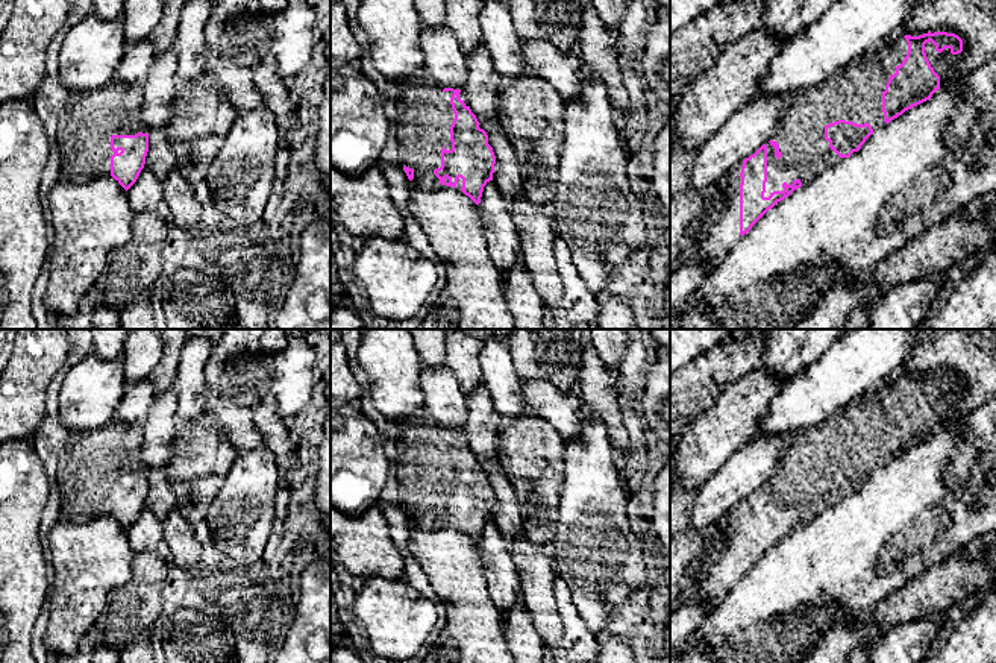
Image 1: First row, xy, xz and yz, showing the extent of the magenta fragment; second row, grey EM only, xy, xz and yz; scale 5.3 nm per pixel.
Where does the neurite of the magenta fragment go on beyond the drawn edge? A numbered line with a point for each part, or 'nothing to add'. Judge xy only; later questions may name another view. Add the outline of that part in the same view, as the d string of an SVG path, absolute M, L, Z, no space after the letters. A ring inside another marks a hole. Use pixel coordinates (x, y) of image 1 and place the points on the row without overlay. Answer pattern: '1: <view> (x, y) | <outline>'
1: xy (85, 465) | M117 416L102 428L71 434L58 455L61 517L83 523L111 516L111 476L150 472L141 458L143 441L143 429Z

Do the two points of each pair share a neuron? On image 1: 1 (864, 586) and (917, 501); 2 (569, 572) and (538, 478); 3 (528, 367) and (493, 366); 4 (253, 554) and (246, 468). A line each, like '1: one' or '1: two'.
1: one
2: two
3: two
4: one

